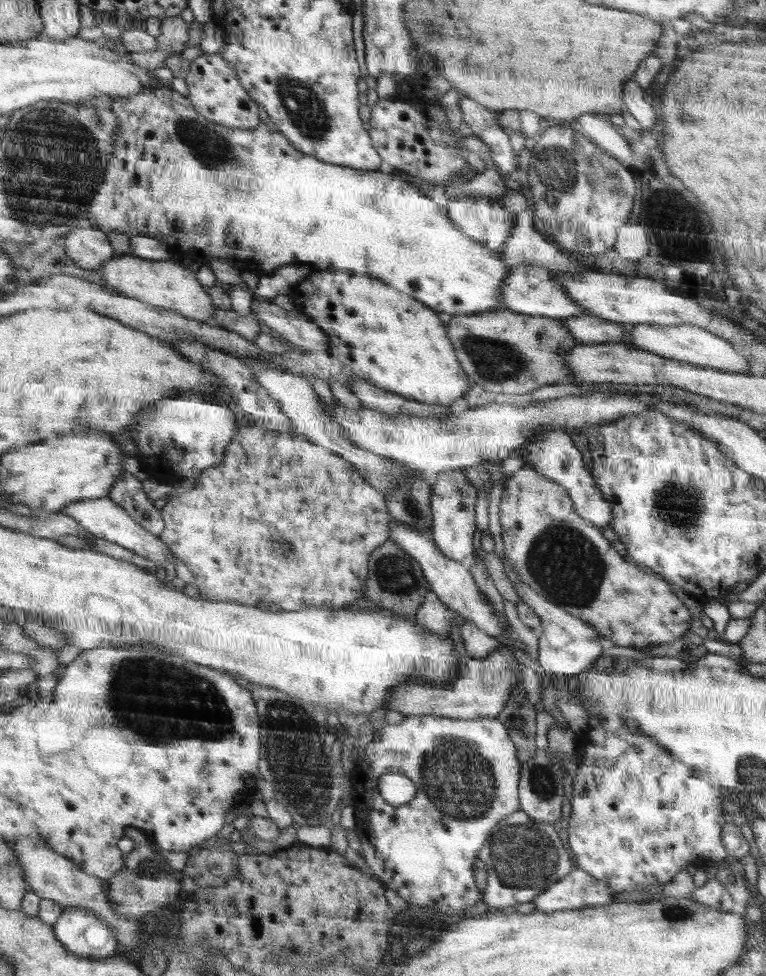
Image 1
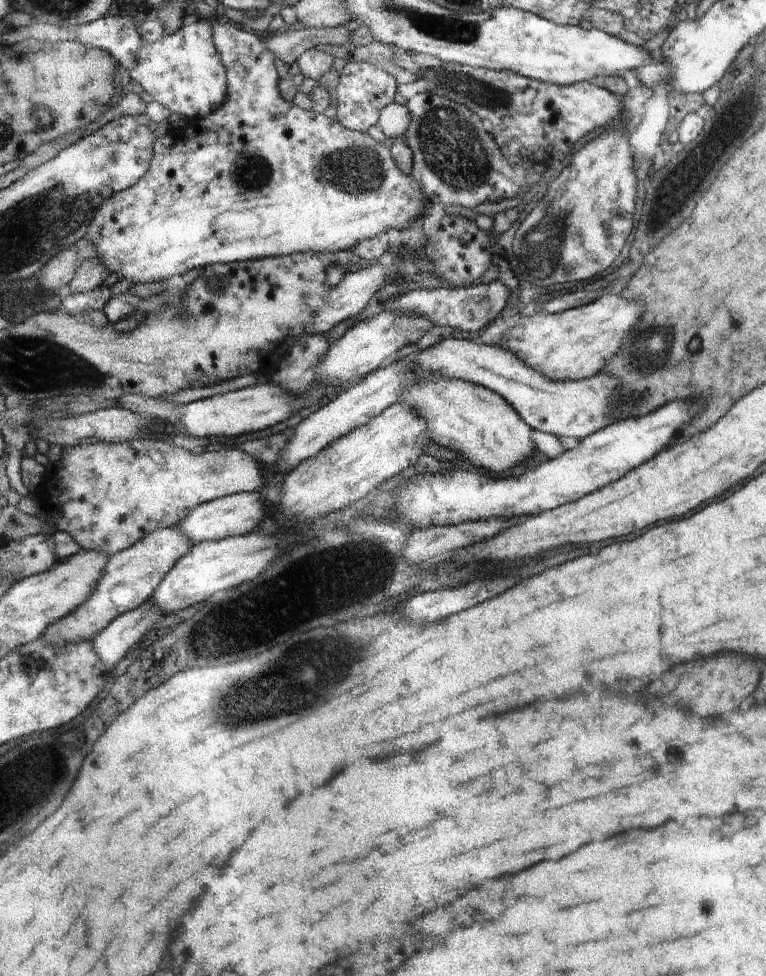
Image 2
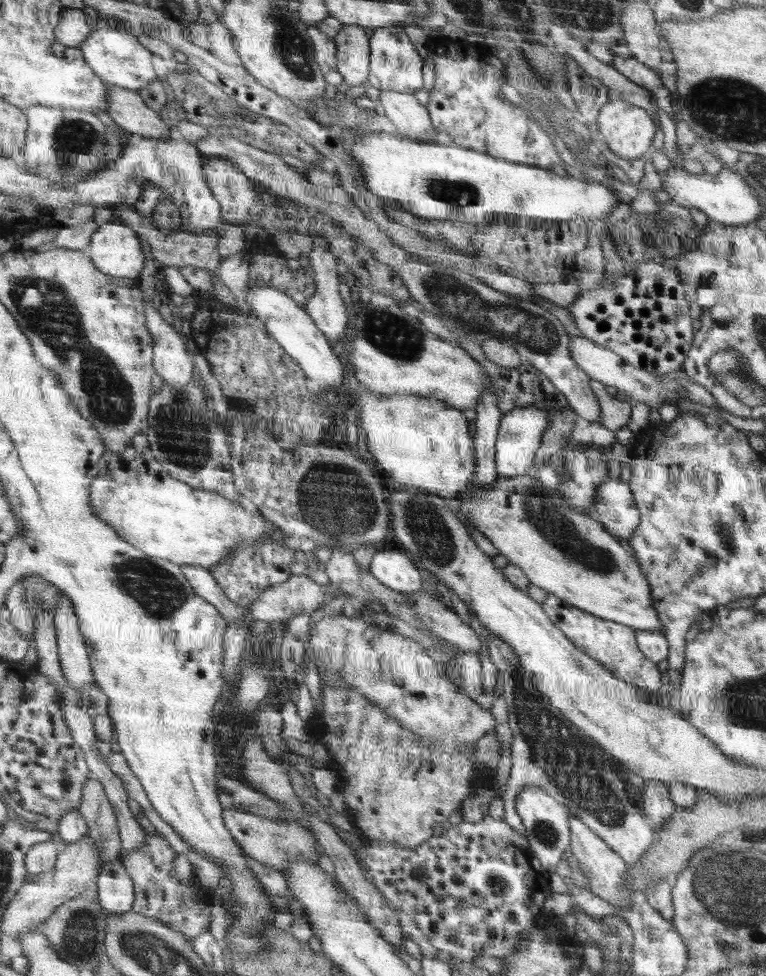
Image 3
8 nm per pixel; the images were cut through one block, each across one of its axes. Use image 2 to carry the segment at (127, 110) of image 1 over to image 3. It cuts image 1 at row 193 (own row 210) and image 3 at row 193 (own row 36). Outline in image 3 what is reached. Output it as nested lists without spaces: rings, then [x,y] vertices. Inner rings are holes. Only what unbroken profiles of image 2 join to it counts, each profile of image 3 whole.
[[[207,157],[207,179],[222,203],[224,218],[233,225],[256,221],[264,204],[252,182],[228,158]]]

